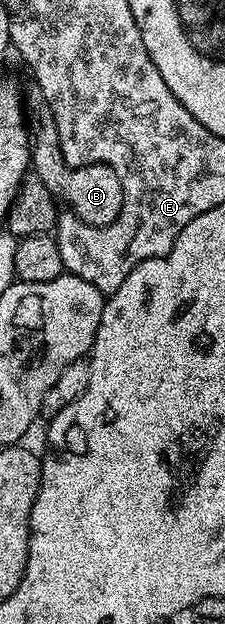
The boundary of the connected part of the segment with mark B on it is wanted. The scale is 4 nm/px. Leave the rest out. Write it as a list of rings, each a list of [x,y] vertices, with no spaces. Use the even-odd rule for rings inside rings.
[[[30,87],[30,90],[25,90],[24,101],[28,106],[29,130],[32,138],[30,159],[33,176],[41,179],[55,198],[65,208],[67,205],[82,220],[83,226],[110,225],[120,215],[124,203],[124,187],[120,183],[120,175],[116,175],[116,171],[112,171],[112,167],[107,165],[97,167],[69,165],[60,151],[60,139],[54,116],[42,92],[36,87]]]

